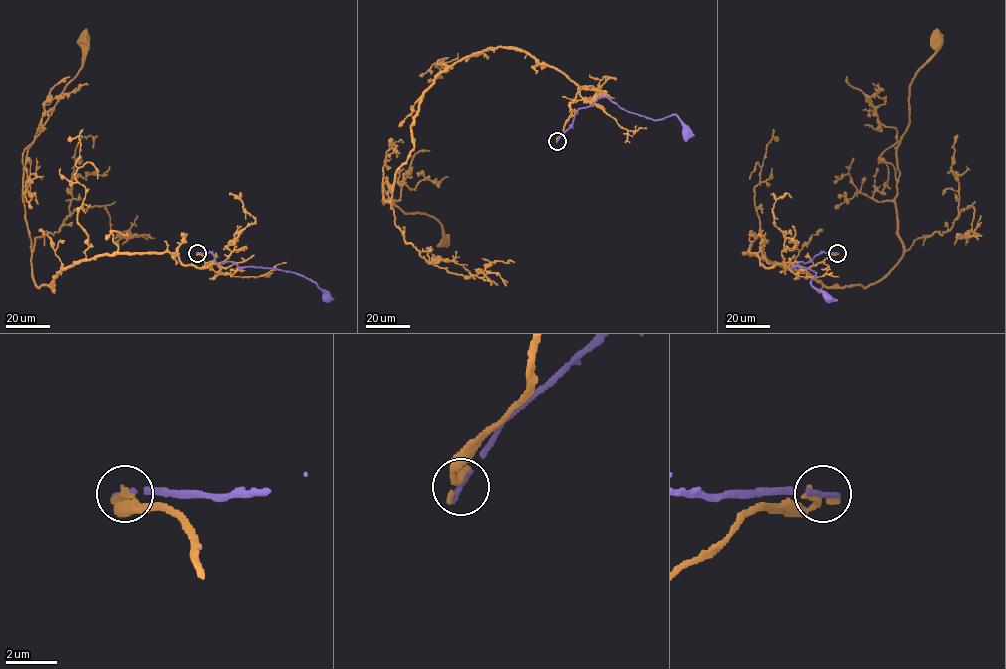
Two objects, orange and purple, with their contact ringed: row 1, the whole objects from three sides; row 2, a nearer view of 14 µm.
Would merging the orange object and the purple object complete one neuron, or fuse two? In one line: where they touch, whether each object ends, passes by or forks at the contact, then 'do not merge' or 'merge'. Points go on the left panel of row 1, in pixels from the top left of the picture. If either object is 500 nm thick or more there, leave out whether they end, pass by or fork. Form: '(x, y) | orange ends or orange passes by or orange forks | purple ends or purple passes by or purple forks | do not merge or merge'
(197, 253) | orange ends | purple ends | do not merge

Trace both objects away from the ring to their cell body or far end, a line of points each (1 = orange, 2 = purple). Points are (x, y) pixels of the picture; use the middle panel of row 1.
1: (557, 140), (578, 91), (561, 71), (501, 47), (441, 72), (391, 207), (382, 199), (432, 216), (444, 241)
2: (557, 141), (577, 111), (600, 97), (654, 120), (676, 114), (687, 134)

